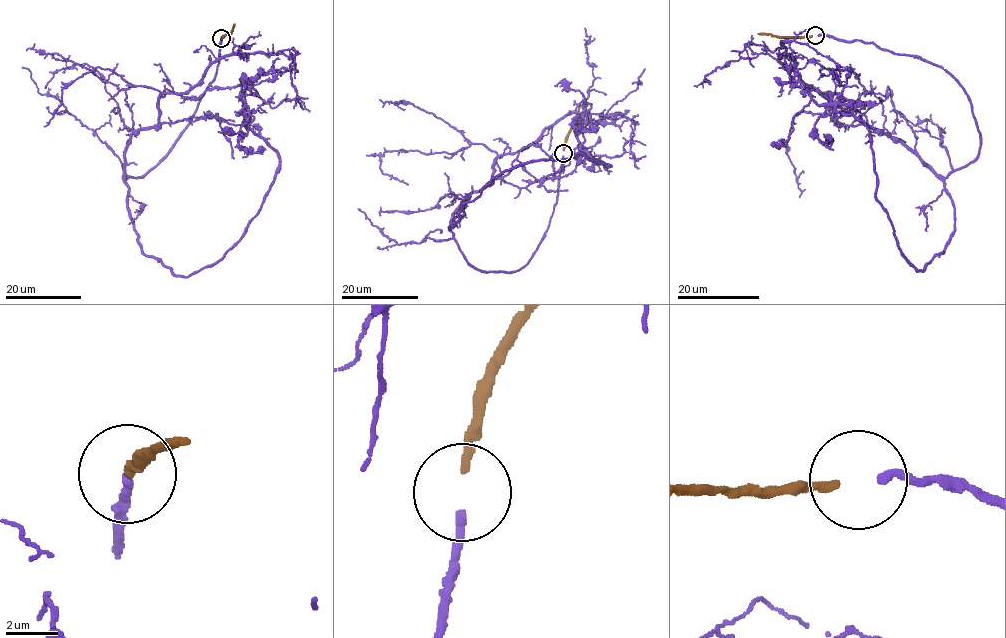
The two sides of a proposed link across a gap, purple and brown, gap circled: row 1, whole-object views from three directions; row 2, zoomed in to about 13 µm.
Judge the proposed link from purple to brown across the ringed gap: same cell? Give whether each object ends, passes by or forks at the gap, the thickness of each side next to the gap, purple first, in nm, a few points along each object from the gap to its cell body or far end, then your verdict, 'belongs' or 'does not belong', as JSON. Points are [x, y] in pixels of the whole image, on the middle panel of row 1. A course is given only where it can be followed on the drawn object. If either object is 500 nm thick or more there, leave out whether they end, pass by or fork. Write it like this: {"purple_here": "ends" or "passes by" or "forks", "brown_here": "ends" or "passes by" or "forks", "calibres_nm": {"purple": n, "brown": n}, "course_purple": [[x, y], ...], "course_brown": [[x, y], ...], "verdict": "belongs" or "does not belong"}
{"purple_here": "ends", "brown_here": "ends", "calibres_nm": {"purple": 340, "brown": 340}, "course_purple": [[563, 156], [530, 260], [475, 269], [449, 224], [494, 160], [581, 113], [627, 118], [630, 153], [645, 155]], "course_brown": [[563, 151], [565, 138], [581, 102]], "verdict": "belongs"}

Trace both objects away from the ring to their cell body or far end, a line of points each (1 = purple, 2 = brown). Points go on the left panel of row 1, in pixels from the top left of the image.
1: (221, 39), (180, 137), (124, 178), (161, 95), (225, 56), (284, 53), (309, 111)
2: (220, 37), (229, 33), (235, 24)

